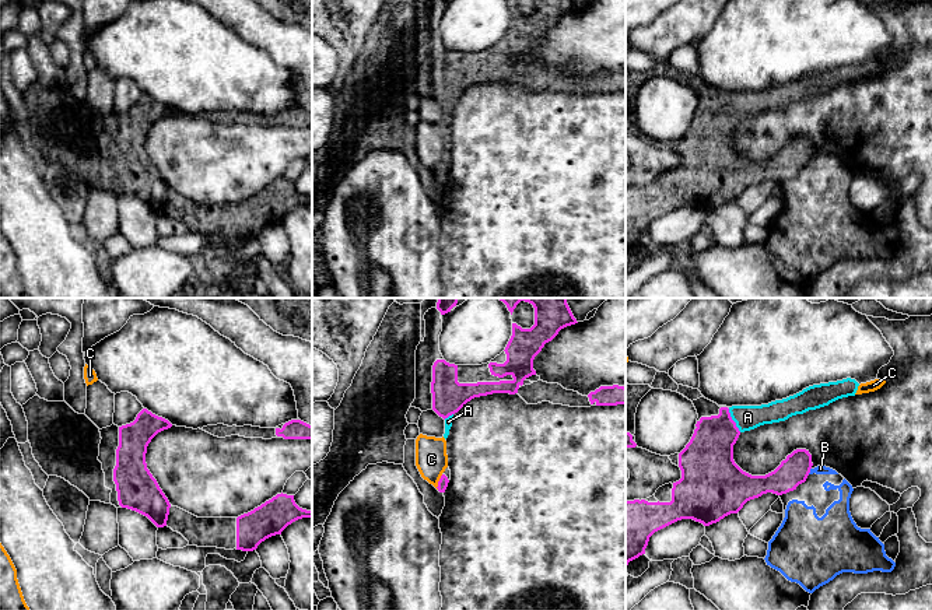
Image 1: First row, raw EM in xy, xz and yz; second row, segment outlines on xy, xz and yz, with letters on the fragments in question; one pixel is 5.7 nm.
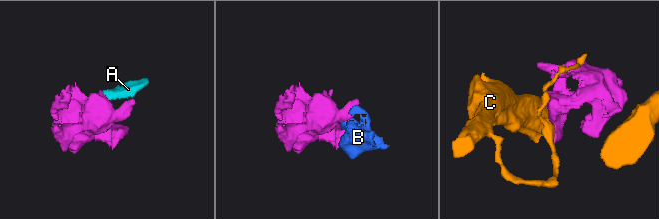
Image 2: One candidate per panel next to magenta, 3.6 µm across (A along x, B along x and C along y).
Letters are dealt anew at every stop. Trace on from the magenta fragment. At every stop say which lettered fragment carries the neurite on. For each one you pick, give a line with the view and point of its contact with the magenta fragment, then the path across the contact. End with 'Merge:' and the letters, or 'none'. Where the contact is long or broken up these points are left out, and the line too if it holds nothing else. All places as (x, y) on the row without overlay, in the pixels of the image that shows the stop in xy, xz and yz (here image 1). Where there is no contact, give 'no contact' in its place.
A: meets magenta in yz at (732, 107)
Merge: A

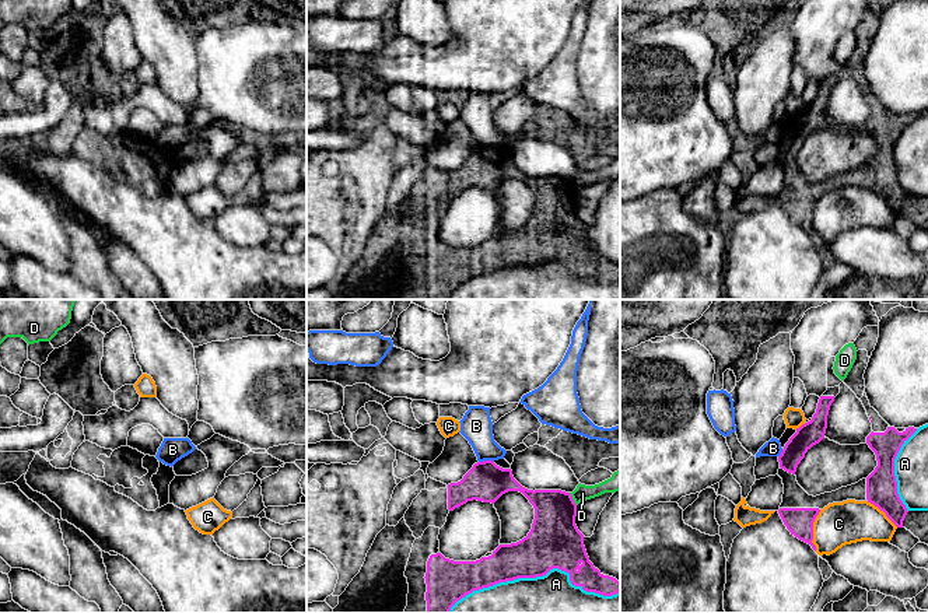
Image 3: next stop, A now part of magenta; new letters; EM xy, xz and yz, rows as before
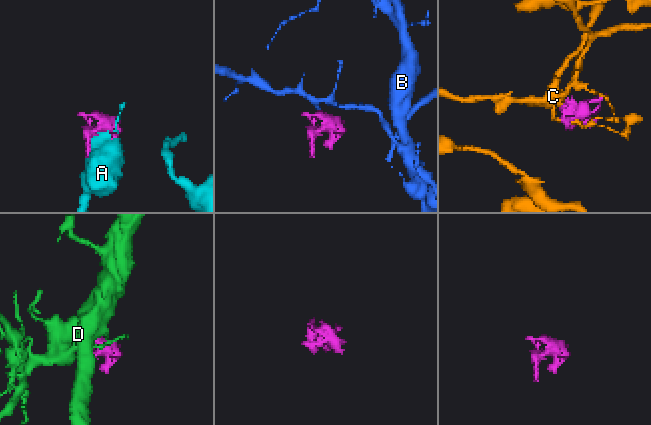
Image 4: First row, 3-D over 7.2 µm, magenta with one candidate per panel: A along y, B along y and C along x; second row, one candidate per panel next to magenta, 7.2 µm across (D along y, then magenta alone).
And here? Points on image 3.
Merge: none

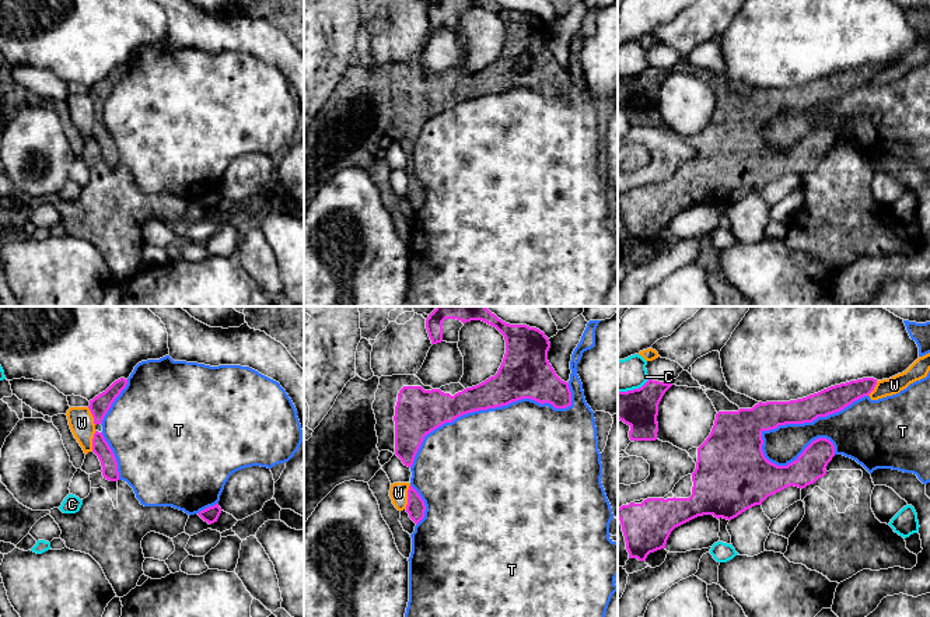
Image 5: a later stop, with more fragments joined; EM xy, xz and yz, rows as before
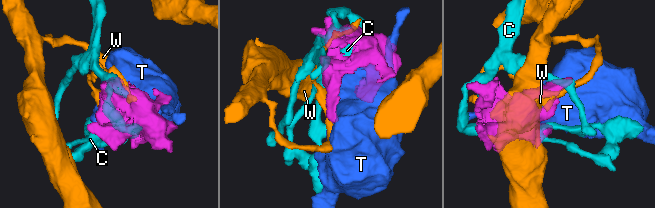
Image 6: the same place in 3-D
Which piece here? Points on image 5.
Merge: none

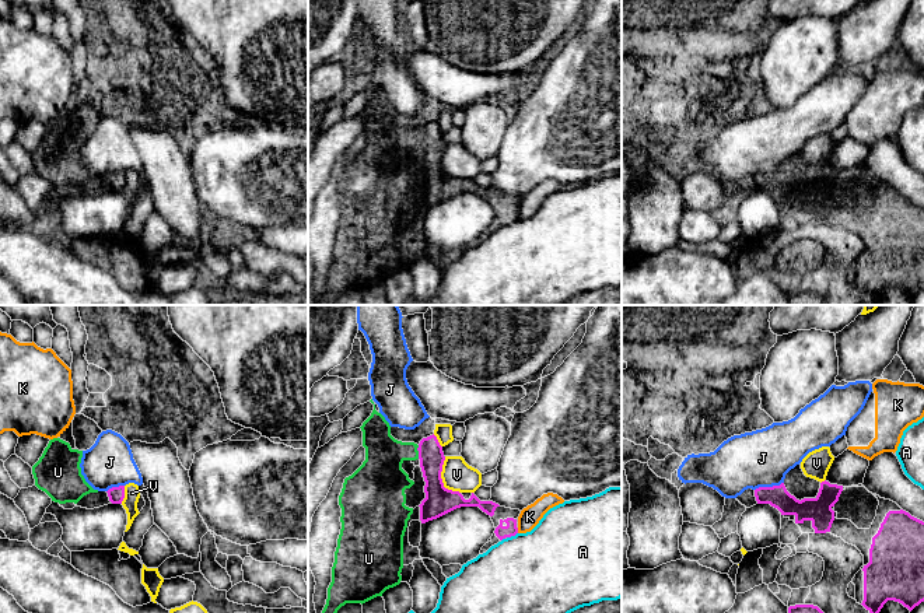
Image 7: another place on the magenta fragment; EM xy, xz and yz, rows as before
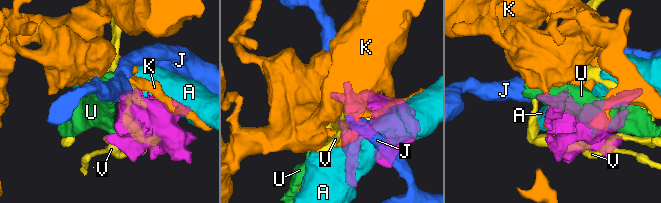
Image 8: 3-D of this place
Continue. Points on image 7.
U: meets magenta in xz at (419, 139); runs through xz (431, 144), (426, 139), (419, 139), (402, 139), (381, 160)
Merge: U

